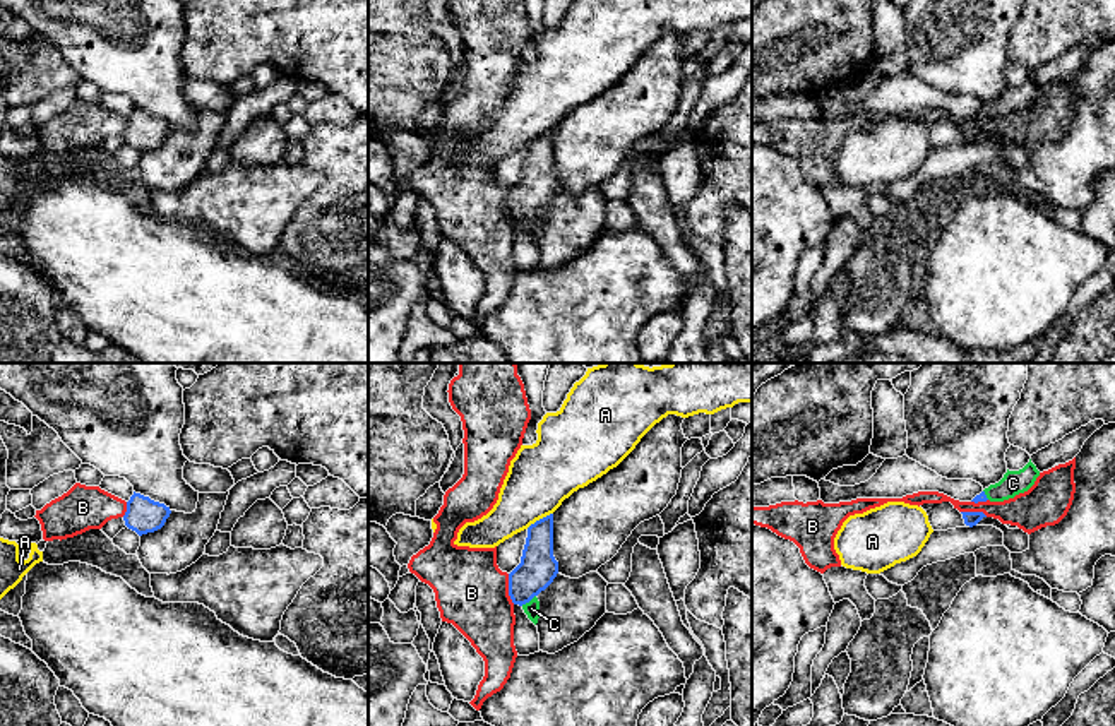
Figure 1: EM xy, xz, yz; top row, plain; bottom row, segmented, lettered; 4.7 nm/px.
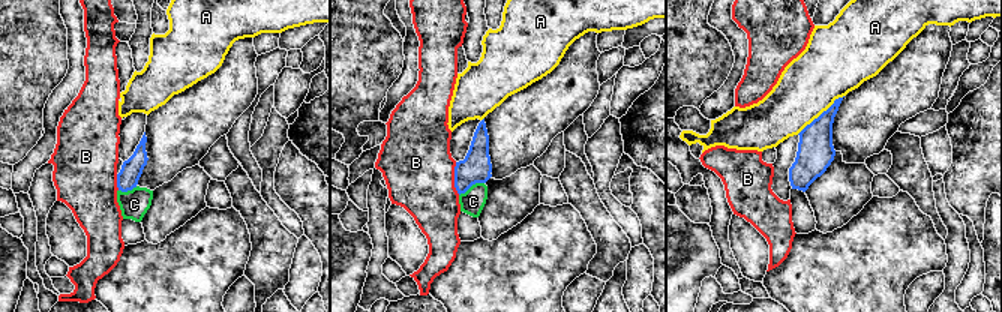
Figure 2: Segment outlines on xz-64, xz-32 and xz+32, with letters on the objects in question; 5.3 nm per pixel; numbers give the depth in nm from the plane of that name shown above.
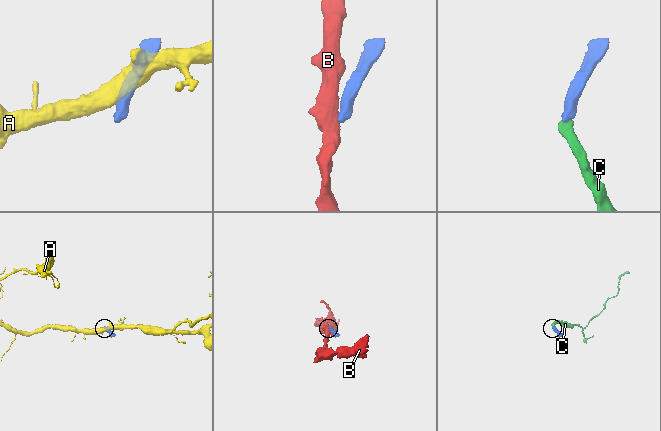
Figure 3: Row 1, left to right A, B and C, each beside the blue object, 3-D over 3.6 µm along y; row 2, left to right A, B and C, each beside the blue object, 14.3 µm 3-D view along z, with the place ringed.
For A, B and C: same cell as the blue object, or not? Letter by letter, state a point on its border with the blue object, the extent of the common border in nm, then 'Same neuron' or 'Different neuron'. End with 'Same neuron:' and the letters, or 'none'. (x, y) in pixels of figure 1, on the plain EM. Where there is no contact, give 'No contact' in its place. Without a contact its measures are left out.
A: Touches blue at xz (540, 136). Shared border 150 nm. Different neuron
B: Touches blue at xz (509, 206). Shared border 150 nm. Different neuron
C: Touches blue at xz (528, 218). Shared border 90 nm. Same neuron
Same neuron: C

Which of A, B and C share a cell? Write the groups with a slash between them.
A / B / C

